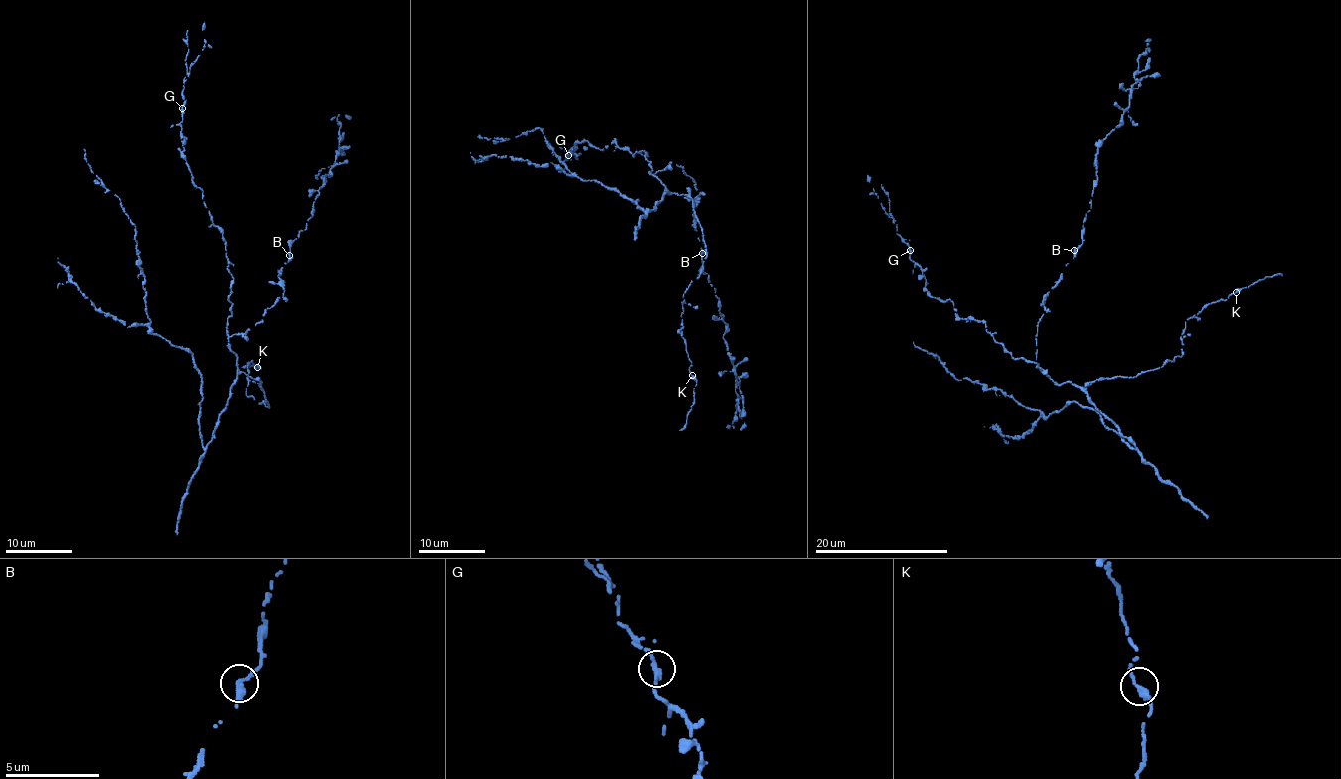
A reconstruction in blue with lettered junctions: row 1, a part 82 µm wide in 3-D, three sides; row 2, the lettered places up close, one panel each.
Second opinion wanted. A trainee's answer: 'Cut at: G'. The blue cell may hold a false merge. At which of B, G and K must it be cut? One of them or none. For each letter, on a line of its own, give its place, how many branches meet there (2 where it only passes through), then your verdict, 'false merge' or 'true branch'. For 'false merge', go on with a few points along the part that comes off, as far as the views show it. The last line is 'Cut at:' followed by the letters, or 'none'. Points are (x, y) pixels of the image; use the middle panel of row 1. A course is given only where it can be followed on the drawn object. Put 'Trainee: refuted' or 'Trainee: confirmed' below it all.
B: at (702, 253); 2 branches meet; false merge; foreign part runs (702, 253), (701, 270), (718, 298), (723, 340), (740, 394), (730, 427), (746, 425)
G: at (568, 155); 2 branches meet; true branch
K: at (692, 375); 2 branches meet; true branch
Cut at: B
Trainee: refuted

